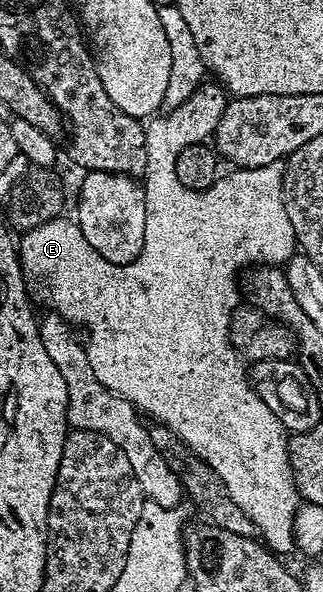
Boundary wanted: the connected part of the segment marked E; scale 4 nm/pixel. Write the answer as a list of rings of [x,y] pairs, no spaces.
[[[206,80],[201,83],[199,89],[191,92],[191,96],[187,96],[187,100],[183,100],[183,104],[179,104],[179,108],[148,119],[145,126],[147,168],[143,175],[143,189],[146,202],[145,238],[143,248],[141,248],[139,256],[133,262],[127,265],[117,265],[109,262],[88,243],[76,221],[61,218],[62,216],[44,219],[34,229],[26,231],[18,241],[18,254],[21,260],[21,268],[25,271],[26,277],[41,280],[47,288],[49,300],[52,304],[50,307],[70,325],[86,326],[89,329],[89,338],[87,337],[85,342],[86,350],[91,363],[91,372],[95,372],[99,384],[103,384],[108,390],[119,395],[119,397],[127,399],[131,405],[137,407],[142,415],[148,416],[150,414],[156,423],[166,426],[194,454],[199,455],[213,469],[215,476],[219,476],[219,480],[223,480],[227,492],[231,492],[231,500],[235,500],[235,504],[239,504],[239,508],[243,508],[243,512],[247,512],[247,516],[251,516],[251,520],[257,526],[257,533],[263,539],[264,545],[268,546],[274,554],[286,556],[285,554],[294,553],[295,550],[293,525],[295,524],[295,516],[297,515],[299,505],[297,485],[293,479],[293,469],[289,463],[289,438],[287,437],[284,424],[277,419],[275,412],[271,412],[271,408],[267,408],[267,404],[263,404],[263,400],[259,400],[256,390],[251,385],[251,378],[247,373],[246,363],[236,347],[233,346],[230,338],[233,314],[239,305],[239,299],[237,299],[237,294],[239,298],[239,275],[250,264],[281,264],[291,254],[288,244],[285,243],[285,234],[287,238],[287,232],[292,231],[293,225],[287,216],[287,208],[283,204],[283,196],[281,195],[285,172],[281,162],[272,162],[254,170],[237,168],[232,171],[234,174],[230,178],[218,177],[214,185],[207,190],[188,190],[187,187],[184,187],[179,182],[176,172],[176,158],[179,154],[189,145],[204,143],[208,139],[208,134],[210,137],[211,132],[216,131],[219,124],[219,116],[226,101],[226,91],[216,81]]]

